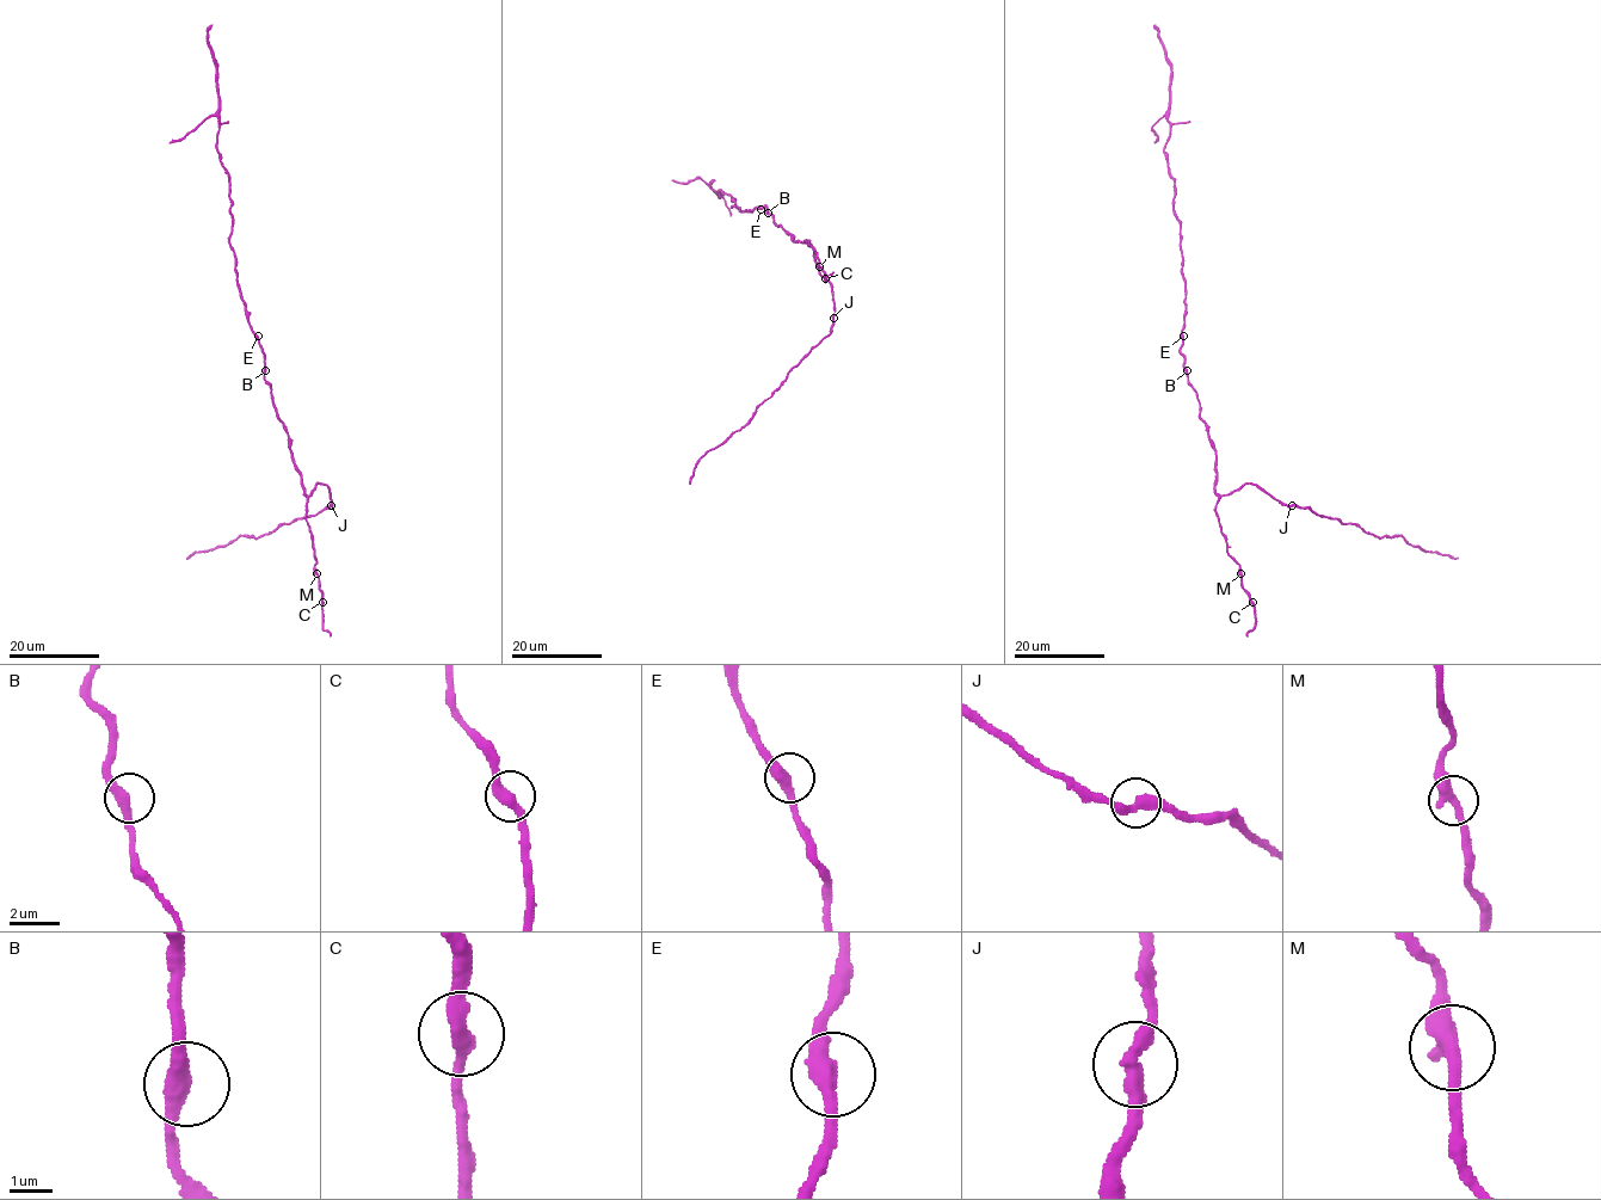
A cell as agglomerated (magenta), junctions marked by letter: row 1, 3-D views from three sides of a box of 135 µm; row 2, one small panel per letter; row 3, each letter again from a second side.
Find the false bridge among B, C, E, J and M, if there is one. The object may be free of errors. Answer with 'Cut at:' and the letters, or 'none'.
Cut at: none

